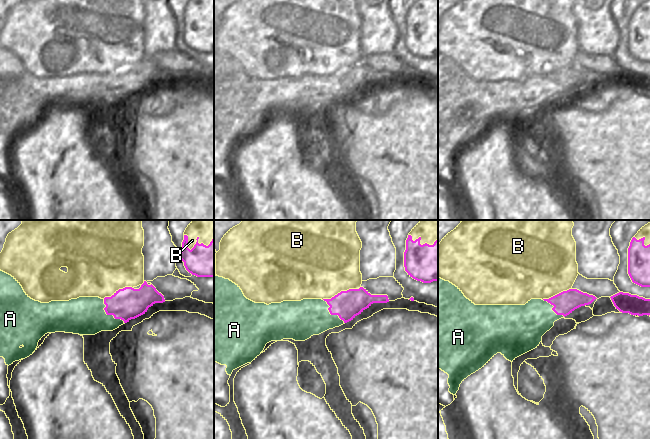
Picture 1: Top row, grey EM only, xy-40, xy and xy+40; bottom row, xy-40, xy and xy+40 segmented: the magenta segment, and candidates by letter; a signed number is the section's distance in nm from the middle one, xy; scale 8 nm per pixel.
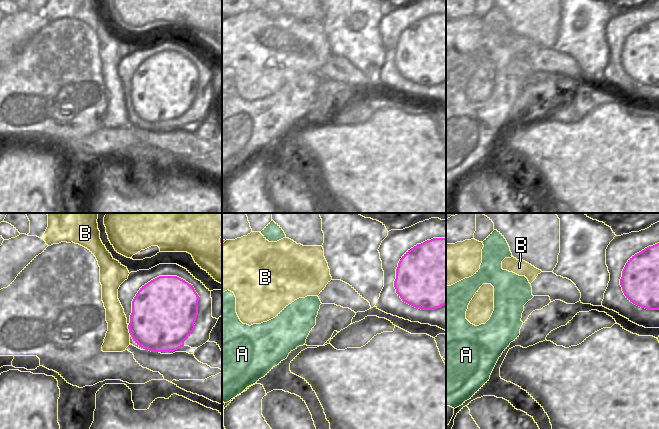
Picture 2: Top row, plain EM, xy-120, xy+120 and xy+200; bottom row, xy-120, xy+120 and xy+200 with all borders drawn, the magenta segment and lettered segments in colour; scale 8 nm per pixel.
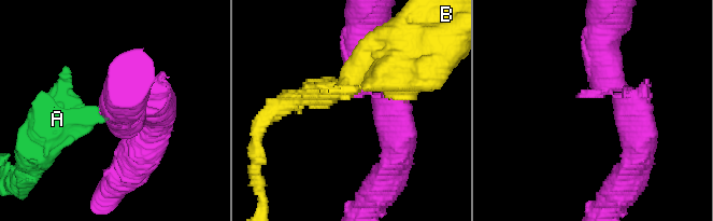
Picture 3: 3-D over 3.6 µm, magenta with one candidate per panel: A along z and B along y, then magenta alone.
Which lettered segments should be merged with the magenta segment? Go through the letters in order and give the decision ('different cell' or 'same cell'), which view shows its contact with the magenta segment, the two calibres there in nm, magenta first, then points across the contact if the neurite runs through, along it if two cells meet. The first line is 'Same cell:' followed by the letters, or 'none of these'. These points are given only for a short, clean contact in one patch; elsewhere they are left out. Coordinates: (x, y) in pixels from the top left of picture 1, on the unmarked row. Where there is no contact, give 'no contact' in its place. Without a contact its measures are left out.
Same cell: none of these
A: different cell; contact in xy-40; calibres 260 and 300 nm; border xy-40 (103, 75), (104, 87), (115, 94), (120, 94), (124, 99)
B: different cell; contact in xy-40; calibres 260 and 140 nm

